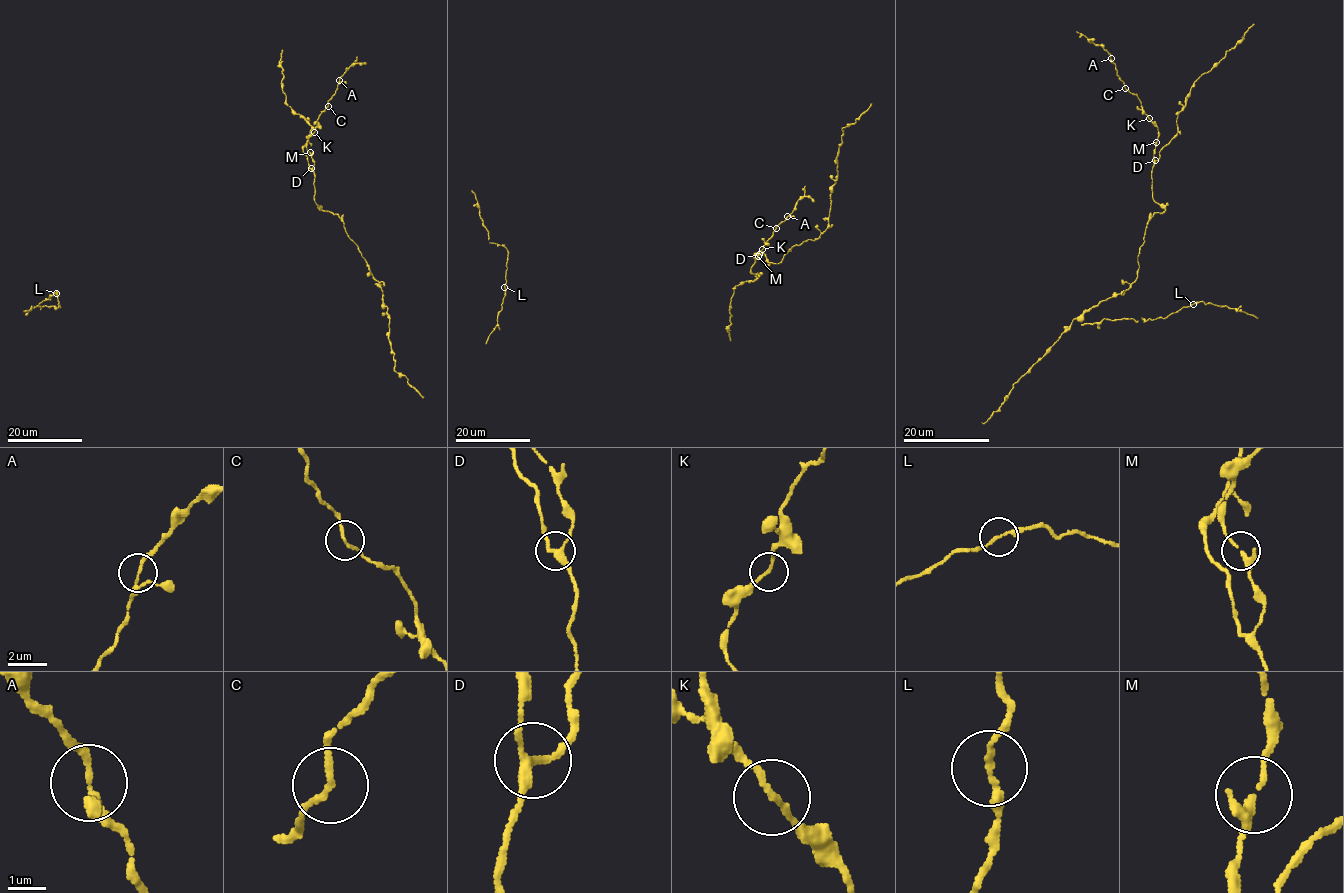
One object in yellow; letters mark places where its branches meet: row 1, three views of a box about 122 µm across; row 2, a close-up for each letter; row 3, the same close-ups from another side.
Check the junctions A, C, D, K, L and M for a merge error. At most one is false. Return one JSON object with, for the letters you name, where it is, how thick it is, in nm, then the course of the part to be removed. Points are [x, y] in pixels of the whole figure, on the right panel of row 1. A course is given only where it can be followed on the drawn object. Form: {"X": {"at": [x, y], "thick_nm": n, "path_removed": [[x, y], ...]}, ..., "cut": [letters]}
{"cut": []}

